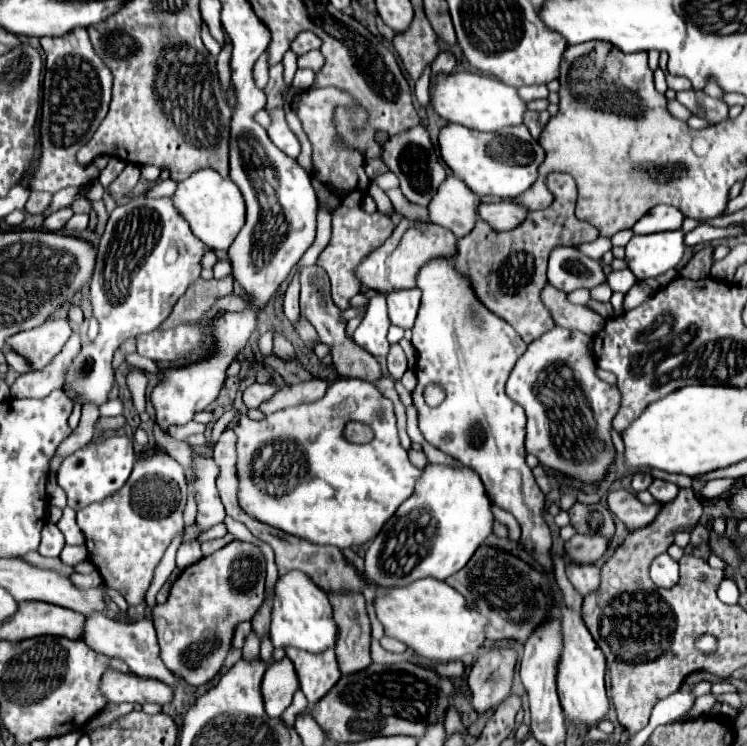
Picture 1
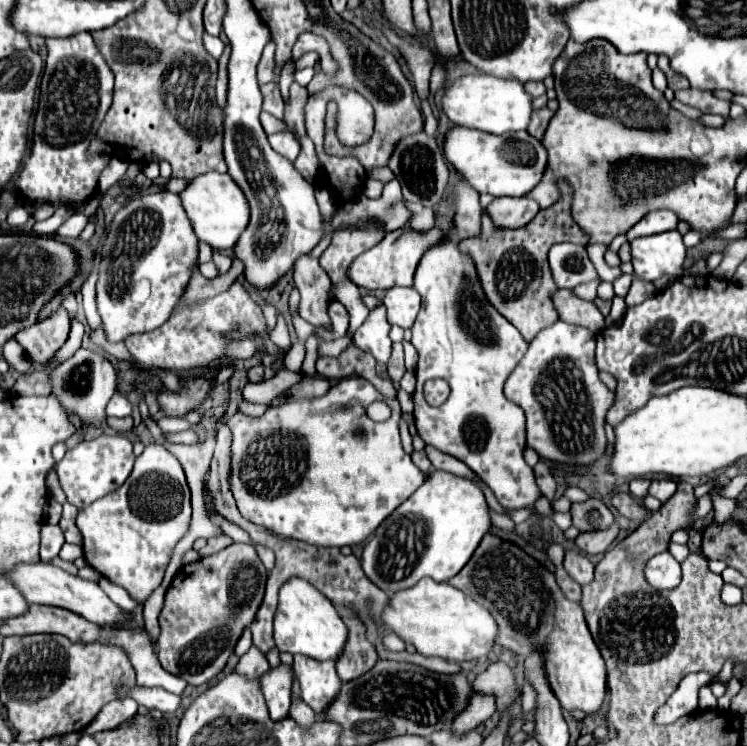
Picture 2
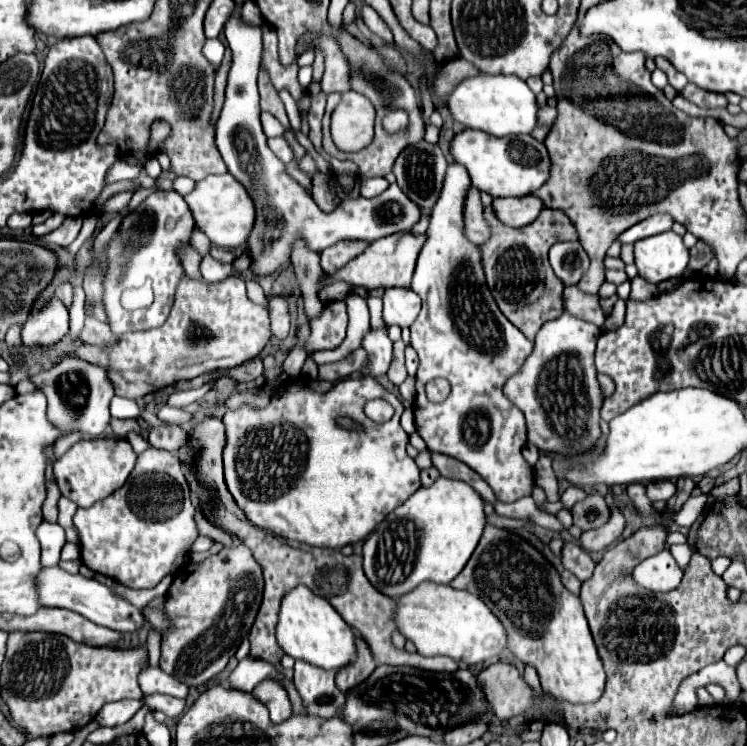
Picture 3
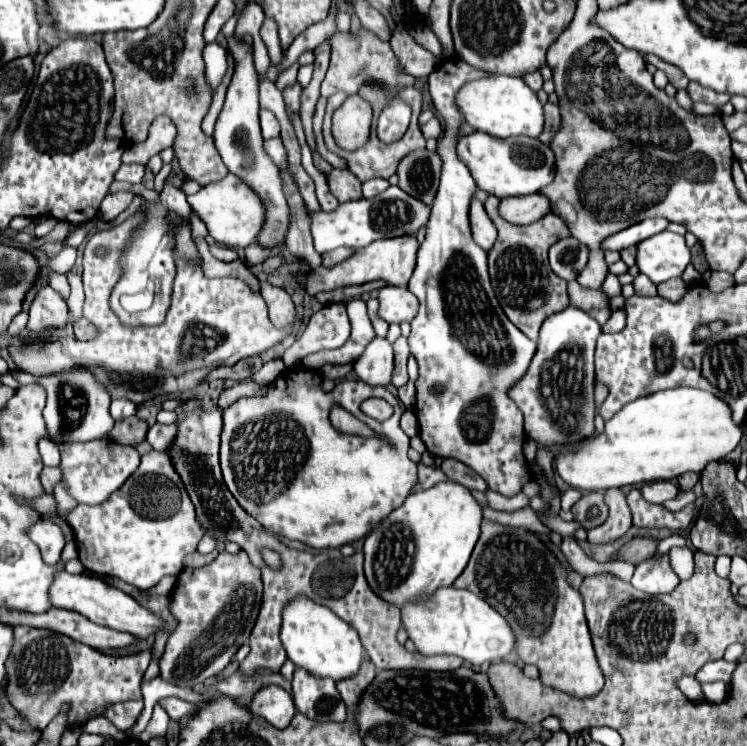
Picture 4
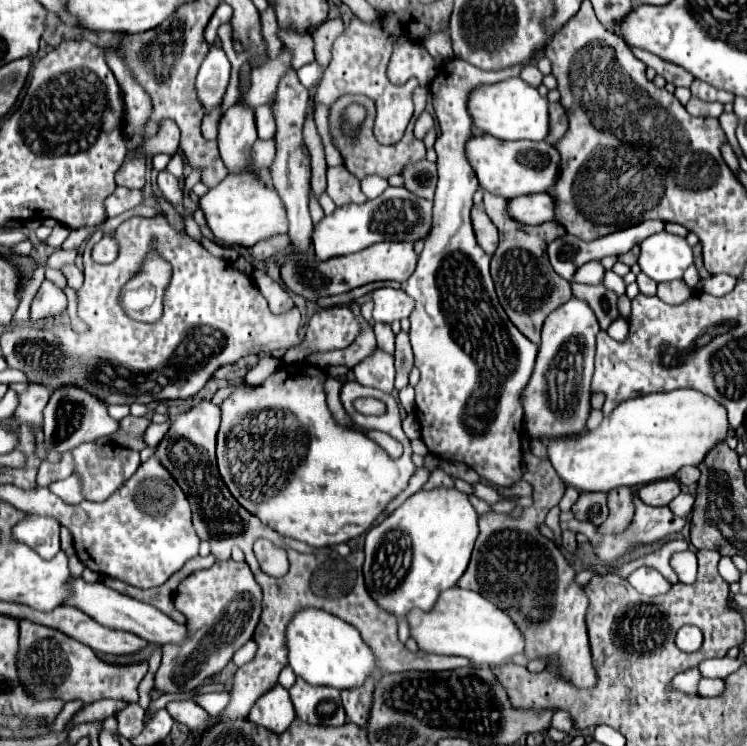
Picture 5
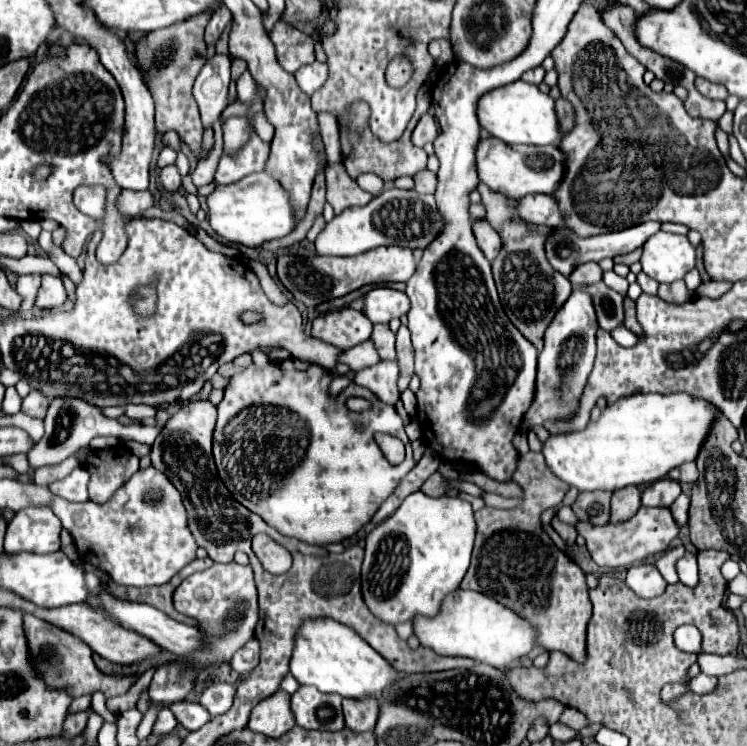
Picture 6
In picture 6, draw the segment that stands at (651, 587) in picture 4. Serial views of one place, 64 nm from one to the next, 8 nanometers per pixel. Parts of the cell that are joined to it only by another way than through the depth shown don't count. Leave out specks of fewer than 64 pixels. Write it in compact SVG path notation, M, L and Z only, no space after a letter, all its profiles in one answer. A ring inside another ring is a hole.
M640 564L628 570L626 586L640 598L654 598L660 596L668 584L654 564Z

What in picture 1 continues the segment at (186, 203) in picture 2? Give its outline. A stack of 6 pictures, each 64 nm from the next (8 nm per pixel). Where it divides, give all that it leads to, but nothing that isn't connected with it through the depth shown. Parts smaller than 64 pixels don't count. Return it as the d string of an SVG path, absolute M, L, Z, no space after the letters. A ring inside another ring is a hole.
M212 168L198 170L184 182L178 182L178 190L174 192L172 200L178 212L188 220L192 232L212 250L228 250L236 234L244 226L246 210L244 210L242 192L230 178L220 176Z

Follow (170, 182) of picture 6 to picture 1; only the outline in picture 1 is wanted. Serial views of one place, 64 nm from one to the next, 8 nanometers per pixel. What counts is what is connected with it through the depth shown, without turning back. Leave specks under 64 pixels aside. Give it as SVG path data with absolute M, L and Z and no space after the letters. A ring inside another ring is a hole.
M134 196L126 204L120 204L108 218L106 230L100 238L98 254L96 254L96 268L90 282L90 298L94 316L100 322L100 334L92 342L92 346L84 346L82 352L72 360L64 374L64 392L74 392L80 404L92 402L96 406L108 400L108 394L114 386L114 370L112 370L112 354L116 348L138 334L156 330L172 312L178 298L186 292L186 288L200 276L200 260L208 246L198 240L186 220L178 216L172 198L148 198L148 196Z

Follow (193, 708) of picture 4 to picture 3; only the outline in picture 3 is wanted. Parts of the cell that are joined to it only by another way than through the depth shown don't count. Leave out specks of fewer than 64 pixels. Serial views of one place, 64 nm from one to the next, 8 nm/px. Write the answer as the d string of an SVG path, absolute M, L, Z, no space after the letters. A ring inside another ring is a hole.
M166 694L148 696L148 698L144 698L144 702L146 702L152 710L164 712L168 718L180 718L180 716L184 714L184 710L186 710L186 700L172 698L172 696L166 696Z

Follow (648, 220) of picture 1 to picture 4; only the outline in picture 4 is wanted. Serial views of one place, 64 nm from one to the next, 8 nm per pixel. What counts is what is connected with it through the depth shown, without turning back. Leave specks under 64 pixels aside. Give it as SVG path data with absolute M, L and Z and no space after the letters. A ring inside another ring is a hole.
M648 218L648 220L642 220L618 234L612 234L608 236L604 242L602 242L602 248L606 250L624 250L628 246L634 246L642 240L646 240L648 236L654 236L662 230L666 230L668 226L668 220L666 218Z

